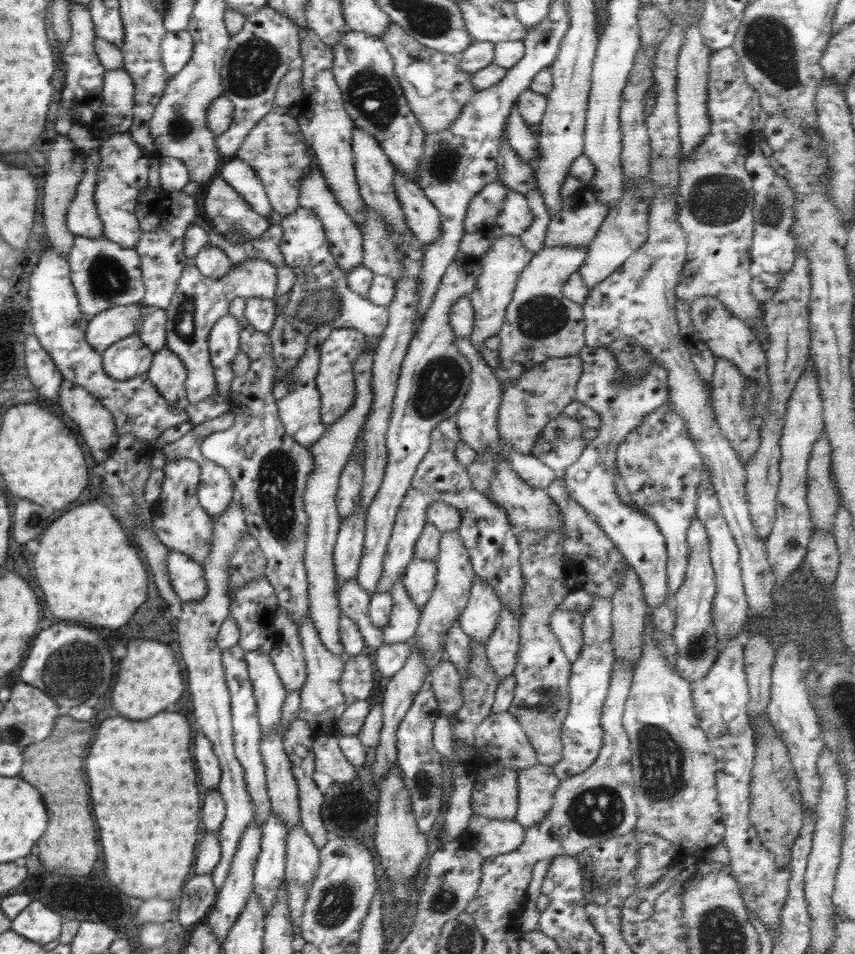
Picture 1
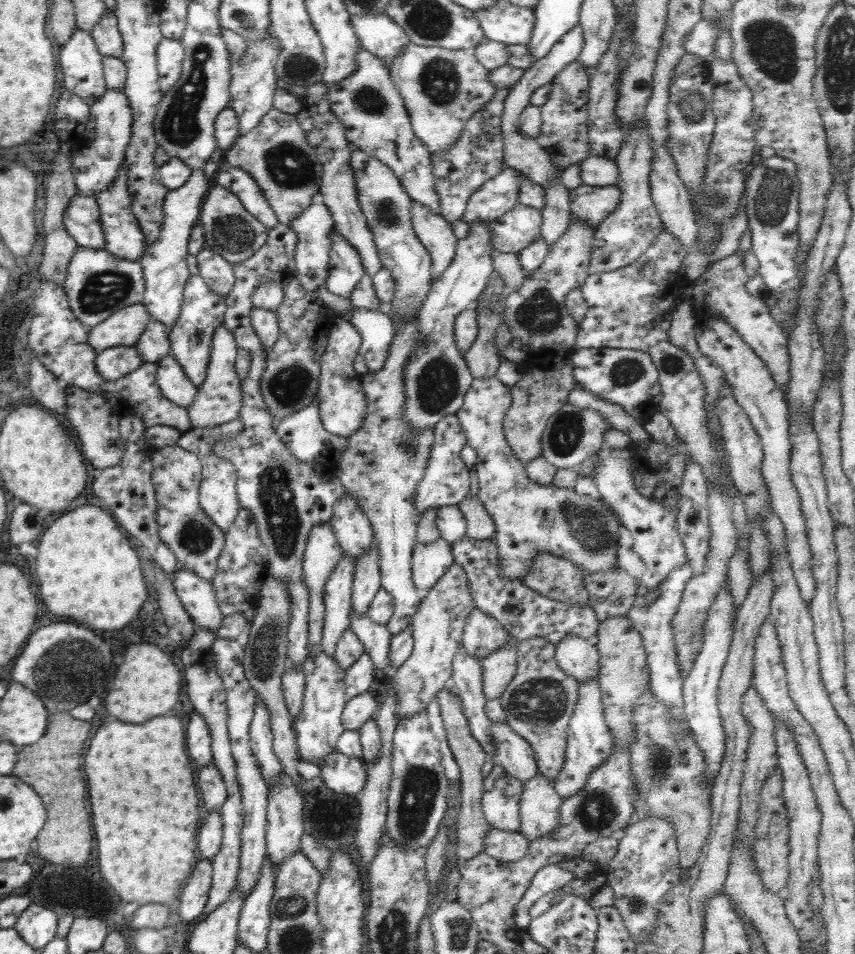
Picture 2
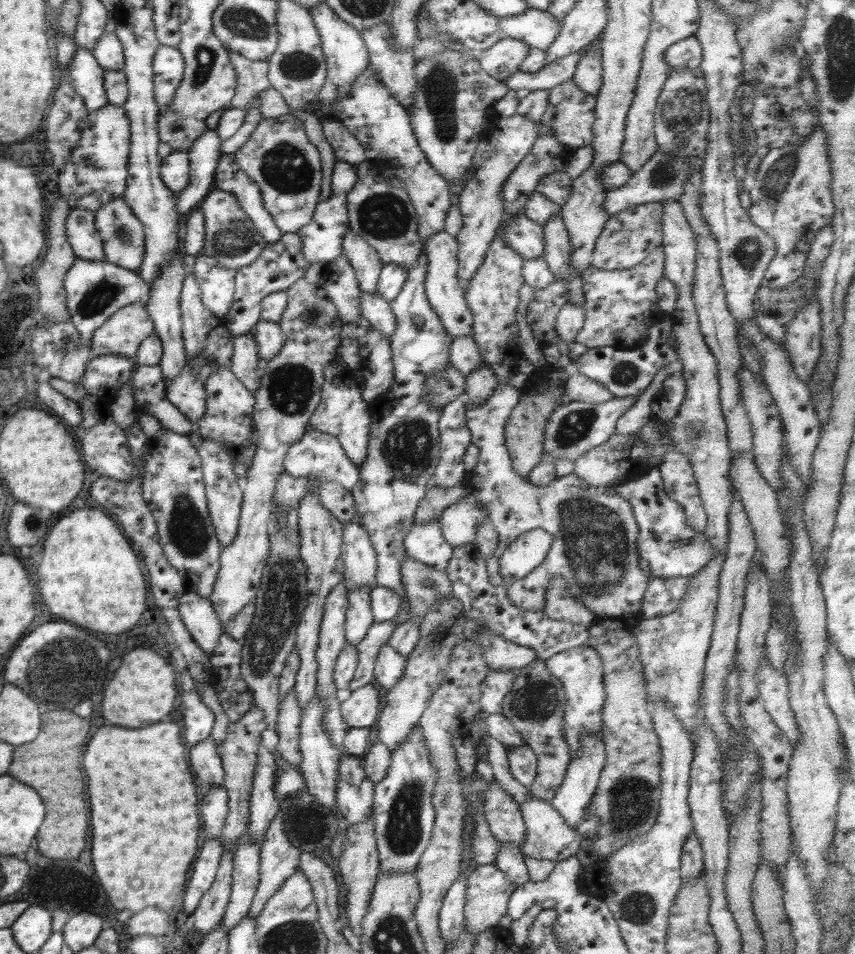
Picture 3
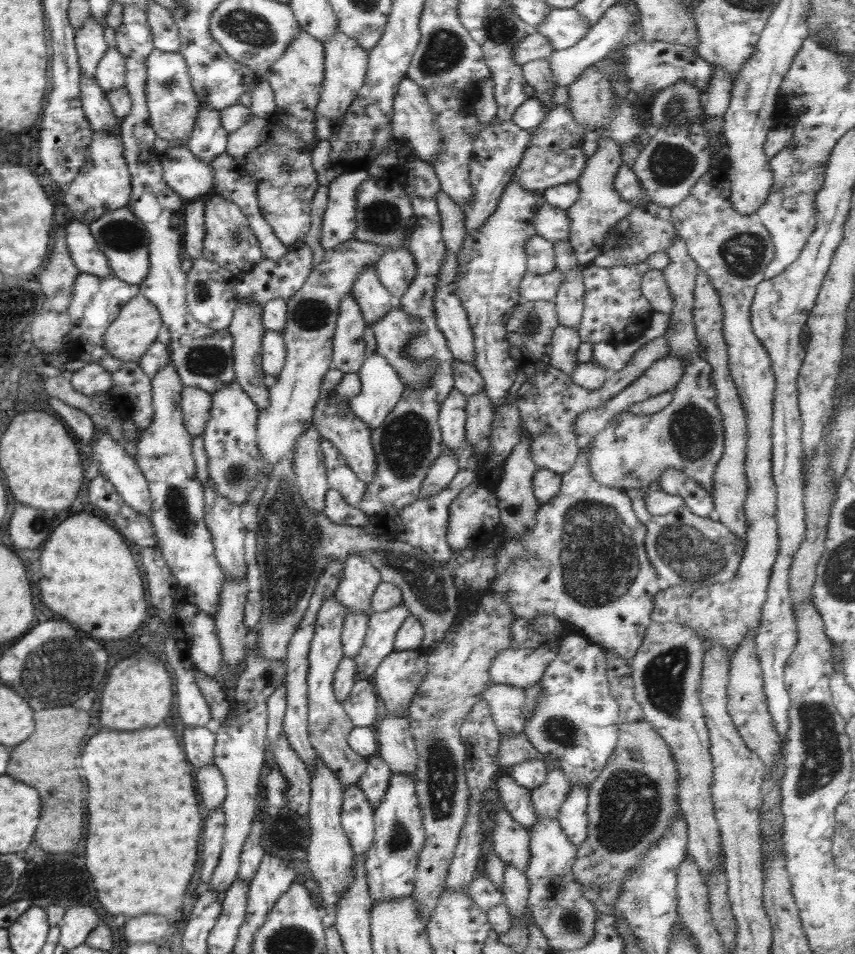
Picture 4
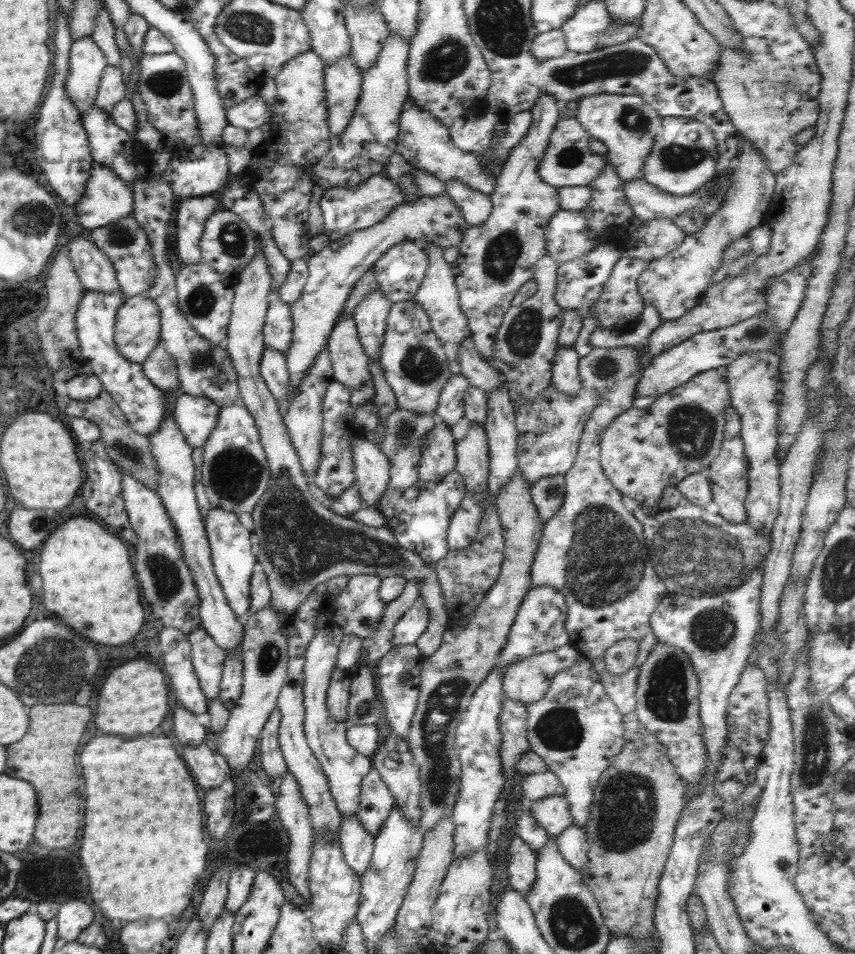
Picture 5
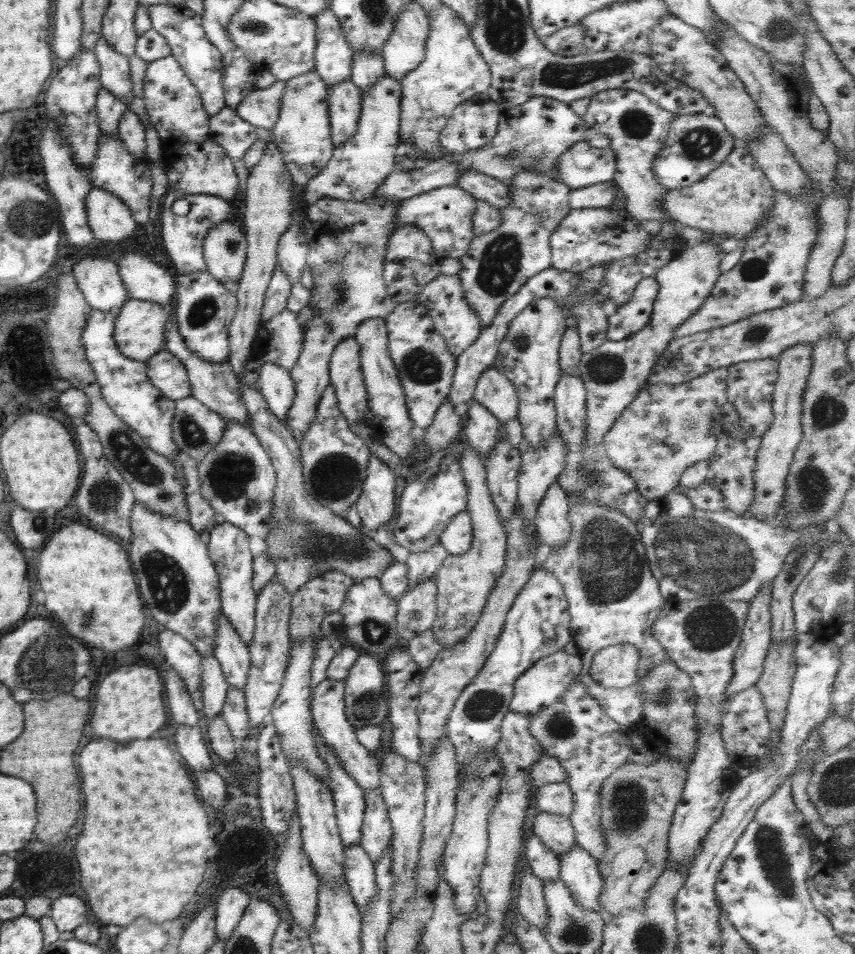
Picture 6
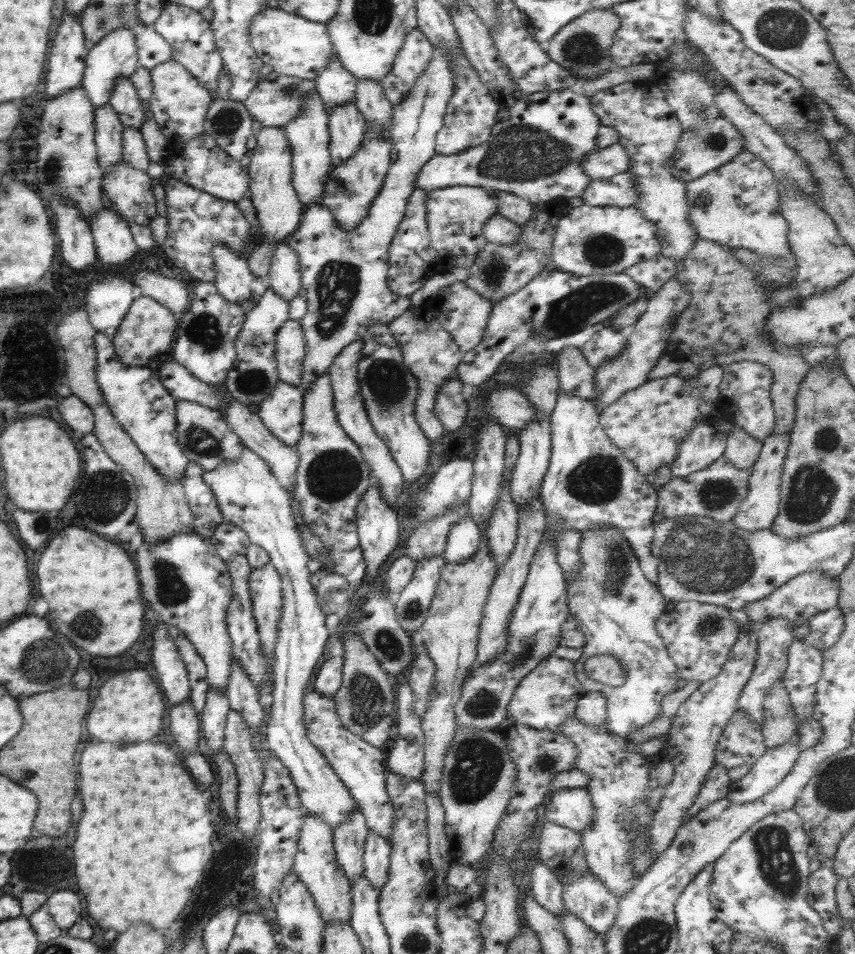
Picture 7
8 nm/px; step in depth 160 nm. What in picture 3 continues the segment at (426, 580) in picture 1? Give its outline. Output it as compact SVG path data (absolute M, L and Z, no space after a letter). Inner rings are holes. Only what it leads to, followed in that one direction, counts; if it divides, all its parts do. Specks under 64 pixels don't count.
M439 518L427 523L414 522L403 543L408 555L436 570L445 571L453 555L453 546L444 538Z

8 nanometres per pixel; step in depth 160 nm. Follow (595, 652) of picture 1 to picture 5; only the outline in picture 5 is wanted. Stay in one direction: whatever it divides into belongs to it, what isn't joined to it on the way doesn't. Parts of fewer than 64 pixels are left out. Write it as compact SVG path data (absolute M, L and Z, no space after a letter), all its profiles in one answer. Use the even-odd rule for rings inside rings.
M572 822L572 825L564 829L564 833L558 837L557 845L564 860L581 873L582 876L589 859L589 842L587 841L585 828L576 827Z

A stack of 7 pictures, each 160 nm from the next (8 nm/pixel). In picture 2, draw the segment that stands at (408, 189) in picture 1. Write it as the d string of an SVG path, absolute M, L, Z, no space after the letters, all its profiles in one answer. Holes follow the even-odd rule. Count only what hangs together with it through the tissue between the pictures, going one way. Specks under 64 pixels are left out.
M412 201L410 212L416 237L429 252L432 260L431 284L434 284L452 263L458 240L453 234L451 224L448 224L440 214L428 211L424 204Z

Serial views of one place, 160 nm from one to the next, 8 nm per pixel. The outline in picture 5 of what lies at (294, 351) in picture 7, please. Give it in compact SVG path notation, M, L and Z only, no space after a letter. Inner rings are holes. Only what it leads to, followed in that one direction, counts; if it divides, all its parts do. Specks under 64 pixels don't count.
M280 300L270 302L263 326L265 347L286 353L292 341L292 329L289 303Z

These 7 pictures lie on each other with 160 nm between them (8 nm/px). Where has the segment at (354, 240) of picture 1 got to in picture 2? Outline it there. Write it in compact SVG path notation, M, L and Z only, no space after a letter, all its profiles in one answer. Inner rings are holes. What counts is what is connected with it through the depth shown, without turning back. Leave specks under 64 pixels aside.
M332 228L332 247L329 254L330 276L326 280L328 292L349 297L364 277L364 265L358 251Z

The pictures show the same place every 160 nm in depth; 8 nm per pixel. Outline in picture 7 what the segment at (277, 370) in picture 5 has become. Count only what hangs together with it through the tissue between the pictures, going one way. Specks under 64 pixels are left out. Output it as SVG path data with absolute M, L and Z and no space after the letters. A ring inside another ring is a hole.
M280 380L261 402L257 413L278 440L293 448L303 431L303 393L300 388Z

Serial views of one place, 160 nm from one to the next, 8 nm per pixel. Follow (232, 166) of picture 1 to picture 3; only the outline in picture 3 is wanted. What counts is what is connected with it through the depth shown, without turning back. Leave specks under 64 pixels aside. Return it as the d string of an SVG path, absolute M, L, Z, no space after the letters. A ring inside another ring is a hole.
M233 154L221 155L214 180L214 188L234 195L266 244L280 241L282 234L264 207L259 186L239 167Z

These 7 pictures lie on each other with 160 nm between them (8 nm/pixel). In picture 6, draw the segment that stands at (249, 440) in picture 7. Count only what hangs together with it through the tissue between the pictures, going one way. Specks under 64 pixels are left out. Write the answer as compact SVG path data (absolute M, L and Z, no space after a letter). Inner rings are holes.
M177 321L172 323L168 331L164 332L164 347L167 352L172 353L187 370L189 382L191 384L191 395L200 401L204 406L207 406L212 412L219 414L225 420L235 420L244 426L249 426L247 418L247 408L243 403L242 393L239 387L239 382L236 378L232 367L225 362L208 362L195 354L186 347L184 337L180 335L177 328Z

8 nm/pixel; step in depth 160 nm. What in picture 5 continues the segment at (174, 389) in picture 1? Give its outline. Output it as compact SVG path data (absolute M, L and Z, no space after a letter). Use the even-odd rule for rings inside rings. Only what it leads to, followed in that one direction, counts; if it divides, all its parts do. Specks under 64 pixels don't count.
M180 392L173 410L174 420L185 441L194 449L204 446L216 426L219 407L205 396L192 396Z

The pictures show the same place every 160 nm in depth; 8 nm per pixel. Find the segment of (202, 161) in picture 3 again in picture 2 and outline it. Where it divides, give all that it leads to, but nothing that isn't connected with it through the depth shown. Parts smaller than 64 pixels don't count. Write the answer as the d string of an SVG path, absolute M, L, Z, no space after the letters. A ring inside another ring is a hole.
M194 169L188 180L177 189L168 191L163 203L164 222L159 238L146 250L140 258L145 281L145 293L141 303L153 316L154 320L161 322L170 330L178 320L183 299L183 290L189 274L186 256L188 242L198 217L201 204L209 191L210 183L202 169Z

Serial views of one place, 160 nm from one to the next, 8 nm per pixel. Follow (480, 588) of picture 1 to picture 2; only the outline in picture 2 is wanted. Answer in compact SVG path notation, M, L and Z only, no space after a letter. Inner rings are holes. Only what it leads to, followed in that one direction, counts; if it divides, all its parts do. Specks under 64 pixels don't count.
M474 607L463 630L462 649L481 660L498 650L508 639L506 629L495 618Z

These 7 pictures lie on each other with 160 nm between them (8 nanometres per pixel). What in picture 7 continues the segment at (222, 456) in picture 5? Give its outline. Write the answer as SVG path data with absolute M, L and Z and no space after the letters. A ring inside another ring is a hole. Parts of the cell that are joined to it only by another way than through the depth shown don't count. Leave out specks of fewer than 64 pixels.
M243 448L235 460L223 460L218 468L204 471L202 478L214 493L223 522L239 526L251 543L261 546L269 554L269 562L275 566L282 580L281 617L276 646L273 646L274 700L270 720L264 727L266 740L263 744L286 765L301 805L310 815L328 823L334 831L352 815L353 810L357 810L357 804L326 758L307 737L303 700L308 692L308 682L324 654L330 630L324 623L327 614L320 610L316 591L310 582L313 567L292 512L291 496L278 483L266 461L249 448Z

